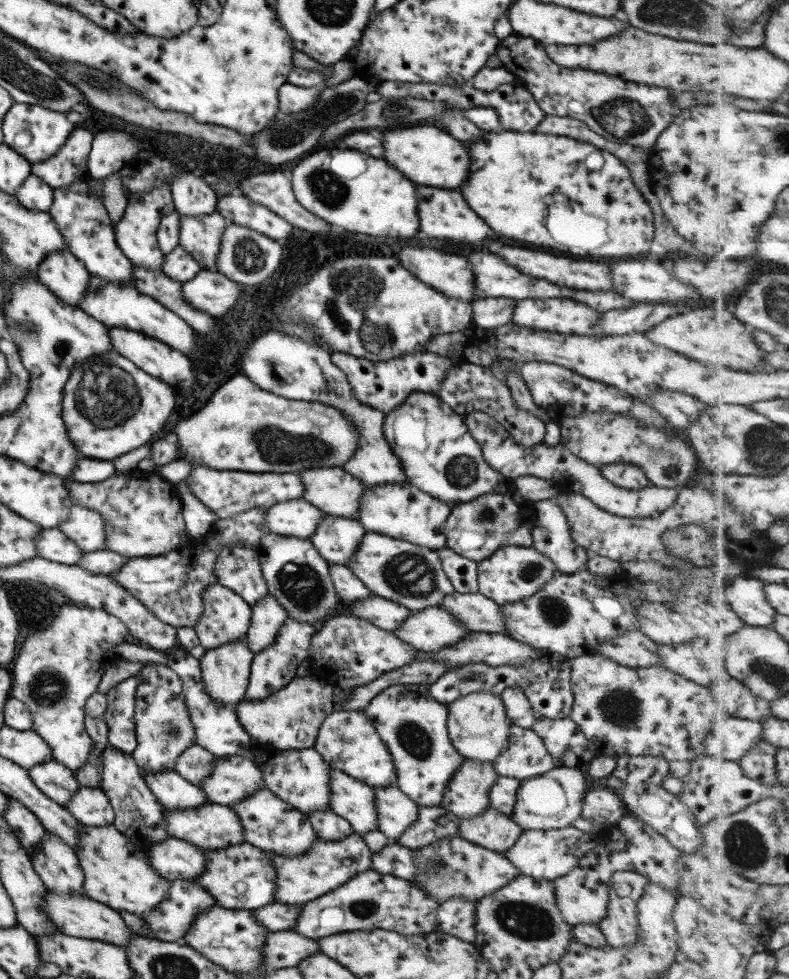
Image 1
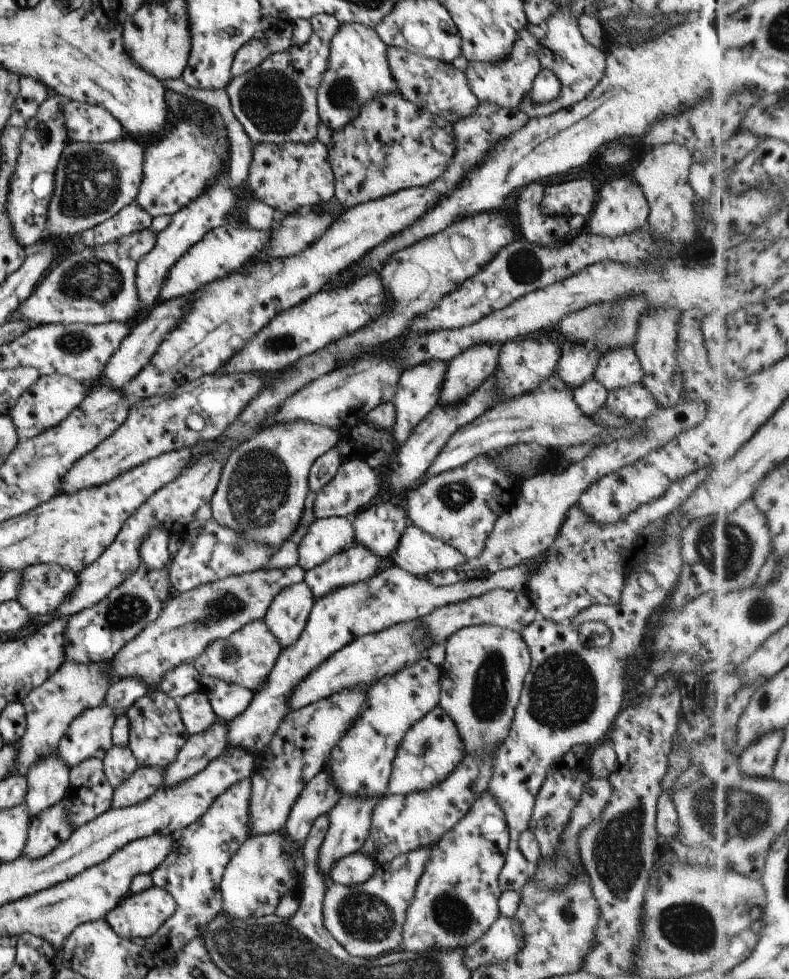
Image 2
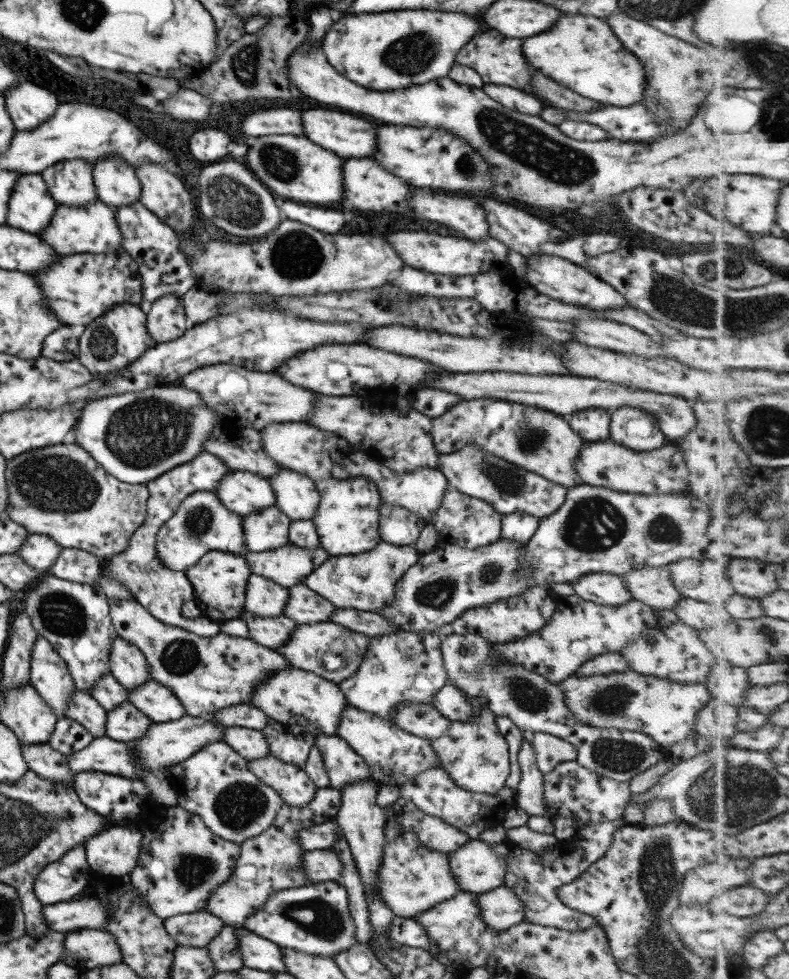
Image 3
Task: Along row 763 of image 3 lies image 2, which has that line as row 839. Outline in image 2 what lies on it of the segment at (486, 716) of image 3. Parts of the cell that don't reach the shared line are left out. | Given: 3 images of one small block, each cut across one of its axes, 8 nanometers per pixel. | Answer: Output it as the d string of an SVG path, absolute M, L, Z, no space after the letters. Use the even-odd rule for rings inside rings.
M482 792L463 818L431 846L425 868L405 911L399 949L409 952L467 948L499 917L497 878L508 847L508 828L499 804Z

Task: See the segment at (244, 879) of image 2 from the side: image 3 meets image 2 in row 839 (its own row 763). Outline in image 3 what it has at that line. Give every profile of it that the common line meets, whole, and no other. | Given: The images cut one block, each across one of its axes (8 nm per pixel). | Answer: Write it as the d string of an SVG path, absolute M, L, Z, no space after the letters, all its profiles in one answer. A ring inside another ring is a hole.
M272 755L265 759L247 761L245 765L260 782L279 795L285 804L301 808L311 802L316 787L297 766L281 762Z

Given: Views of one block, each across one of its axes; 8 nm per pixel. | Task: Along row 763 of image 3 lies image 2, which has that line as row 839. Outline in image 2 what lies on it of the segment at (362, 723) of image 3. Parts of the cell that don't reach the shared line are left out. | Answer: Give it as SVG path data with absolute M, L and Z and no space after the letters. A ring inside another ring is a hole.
M464 752L459 764L435 788L407 795L384 794L381 802L375 804L369 836L358 851L375 864L389 862L391 858L417 850L419 846L435 844L444 832L463 818L475 799L486 791L491 773L492 760L489 757L479 758Z

